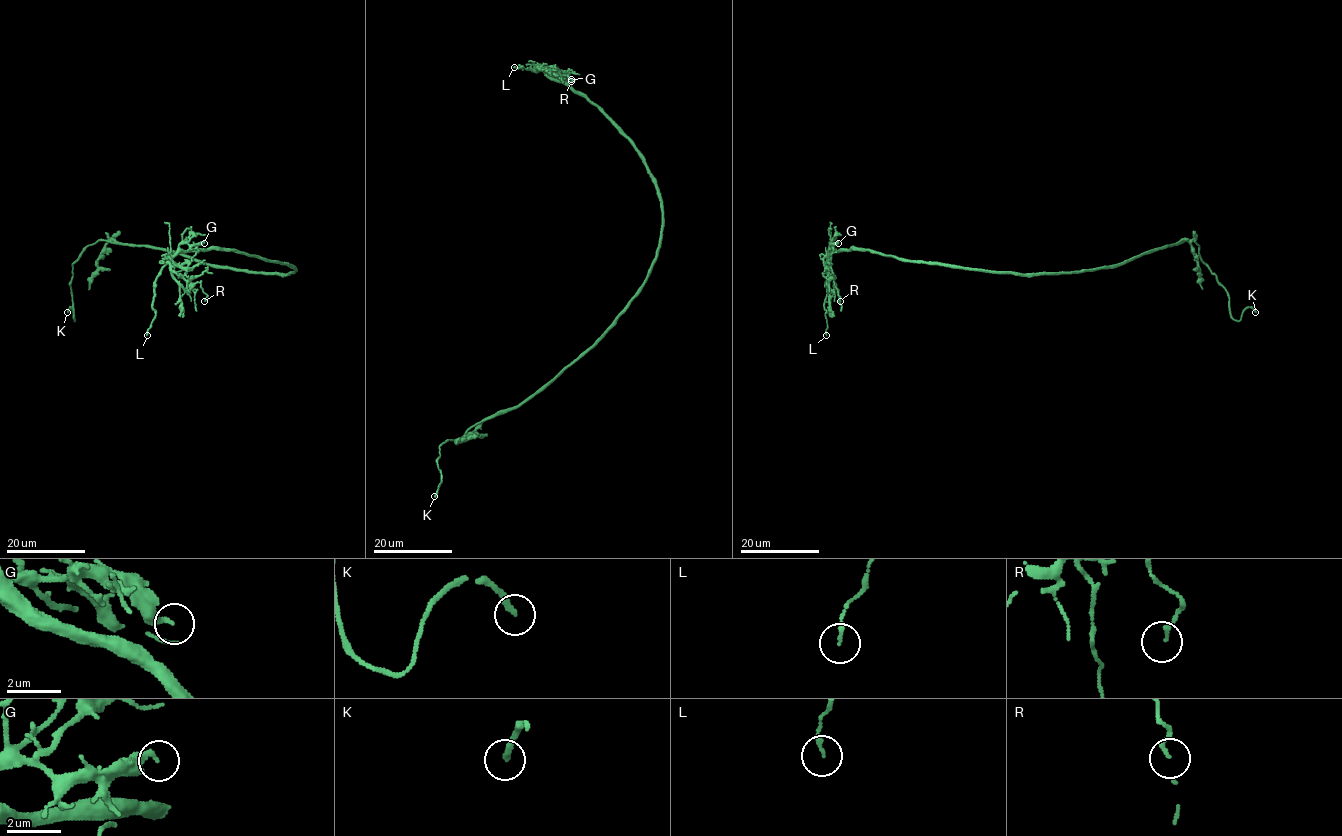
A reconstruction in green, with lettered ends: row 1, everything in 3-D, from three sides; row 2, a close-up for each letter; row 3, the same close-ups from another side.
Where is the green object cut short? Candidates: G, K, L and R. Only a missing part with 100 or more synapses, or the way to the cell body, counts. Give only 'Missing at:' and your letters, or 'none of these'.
Missing at: K

